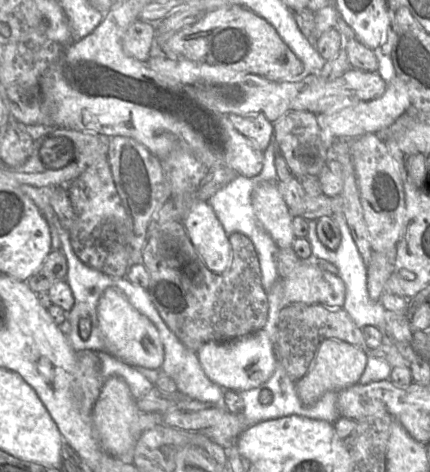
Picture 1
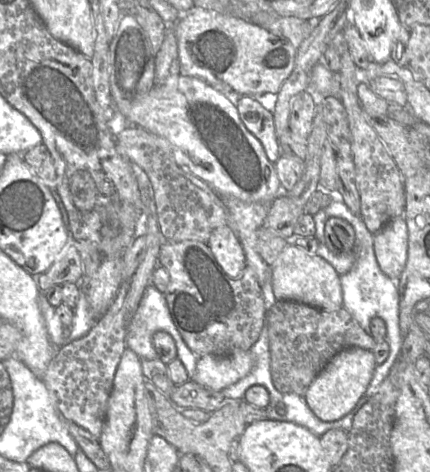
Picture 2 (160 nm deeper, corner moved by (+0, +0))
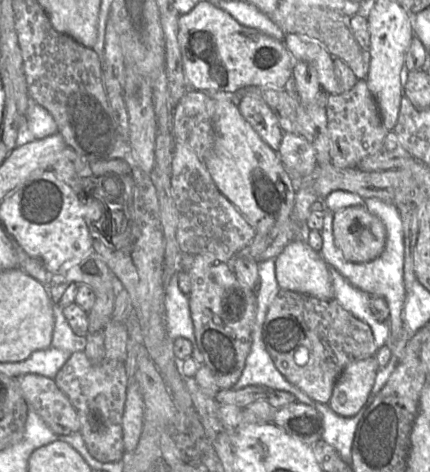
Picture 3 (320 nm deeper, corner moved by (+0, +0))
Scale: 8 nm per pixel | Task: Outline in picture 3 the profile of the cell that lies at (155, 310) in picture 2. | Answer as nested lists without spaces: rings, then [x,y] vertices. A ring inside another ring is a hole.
[[[176,273],[164,286],[164,310],[168,336],[171,339],[184,337],[190,340],[193,344],[191,357],[199,364],[204,364],[203,357],[195,344],[189,298],[179,288]]]

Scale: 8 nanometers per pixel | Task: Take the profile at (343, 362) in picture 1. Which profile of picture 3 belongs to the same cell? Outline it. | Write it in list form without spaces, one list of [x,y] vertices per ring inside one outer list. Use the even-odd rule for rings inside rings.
[[[375,356],[348,364],[336,381],[328,405],[342,417],[353,417],[370,396],[379,366]]]

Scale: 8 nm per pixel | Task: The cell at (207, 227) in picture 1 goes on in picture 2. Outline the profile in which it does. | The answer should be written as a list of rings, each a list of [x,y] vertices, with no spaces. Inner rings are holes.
[[[228,225],[216,228],[207,242],[224,272],[231,278],[239,278],[247,265],[246,255],[236,234]]]

